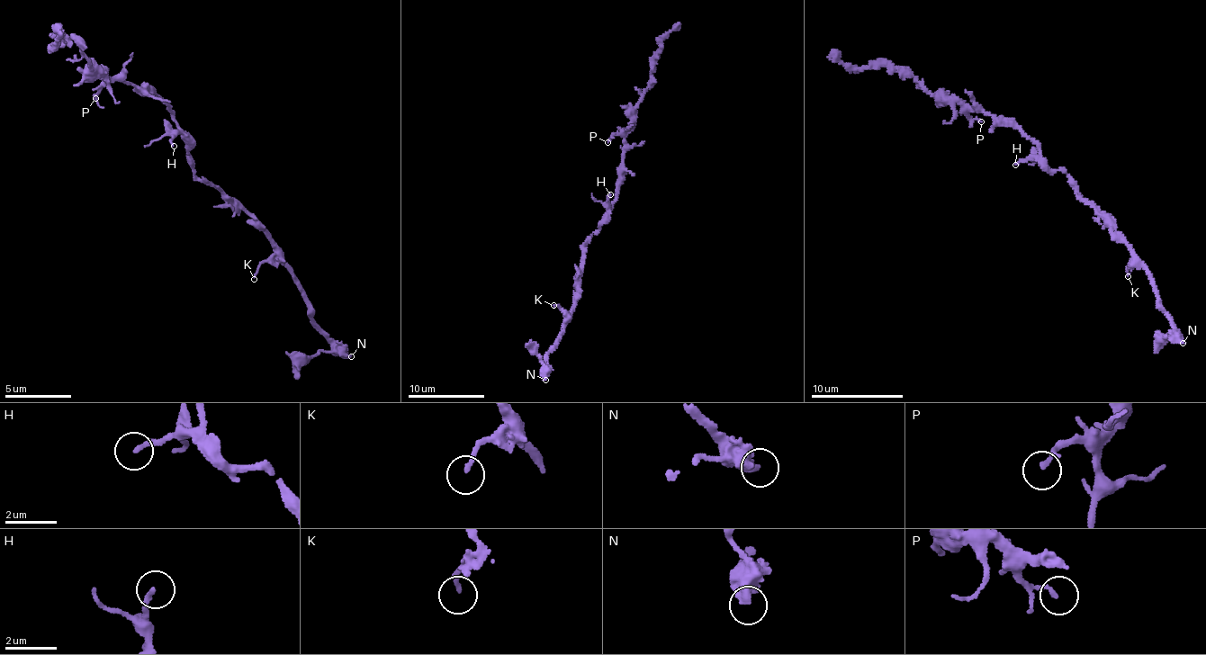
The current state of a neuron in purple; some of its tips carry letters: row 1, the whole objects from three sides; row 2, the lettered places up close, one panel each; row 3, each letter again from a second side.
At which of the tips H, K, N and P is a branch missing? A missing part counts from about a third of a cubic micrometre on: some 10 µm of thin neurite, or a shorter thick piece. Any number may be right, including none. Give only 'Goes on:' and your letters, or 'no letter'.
Goes on: N

